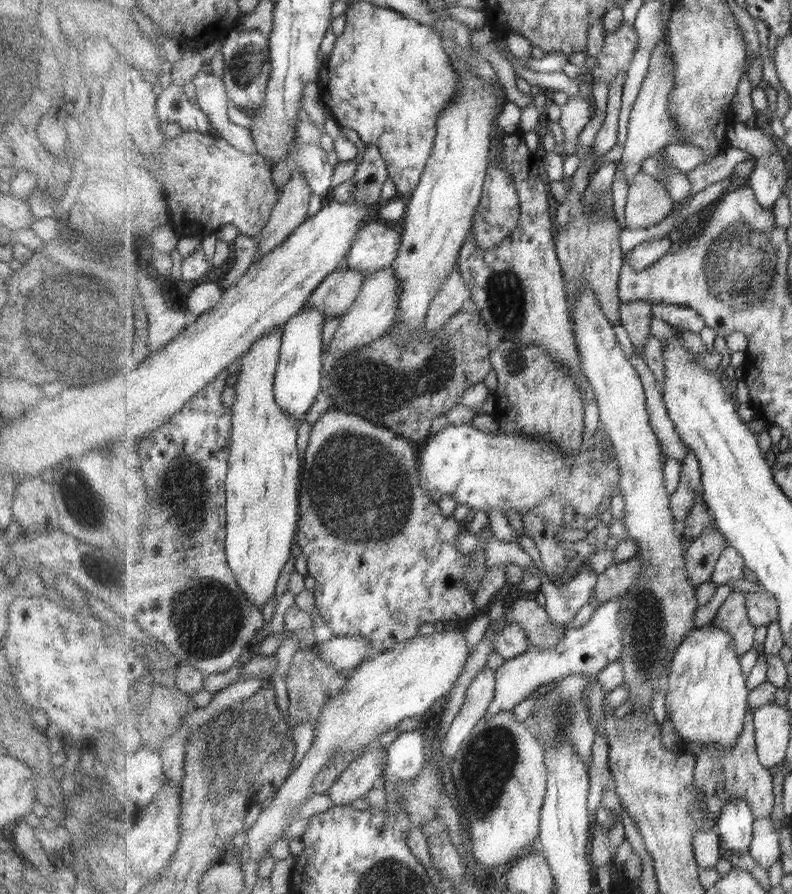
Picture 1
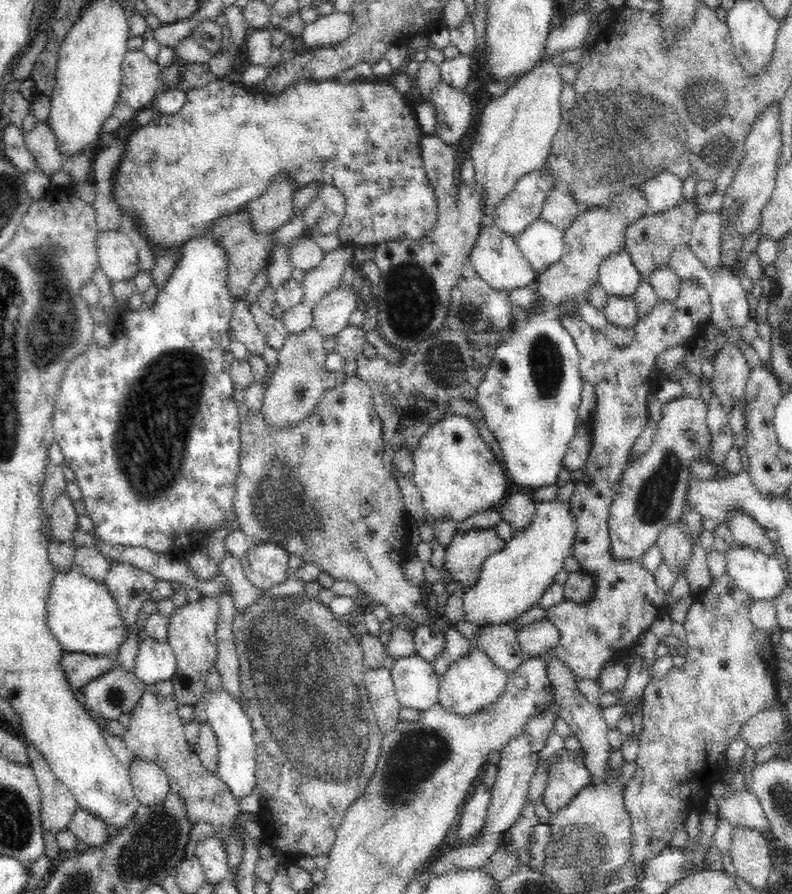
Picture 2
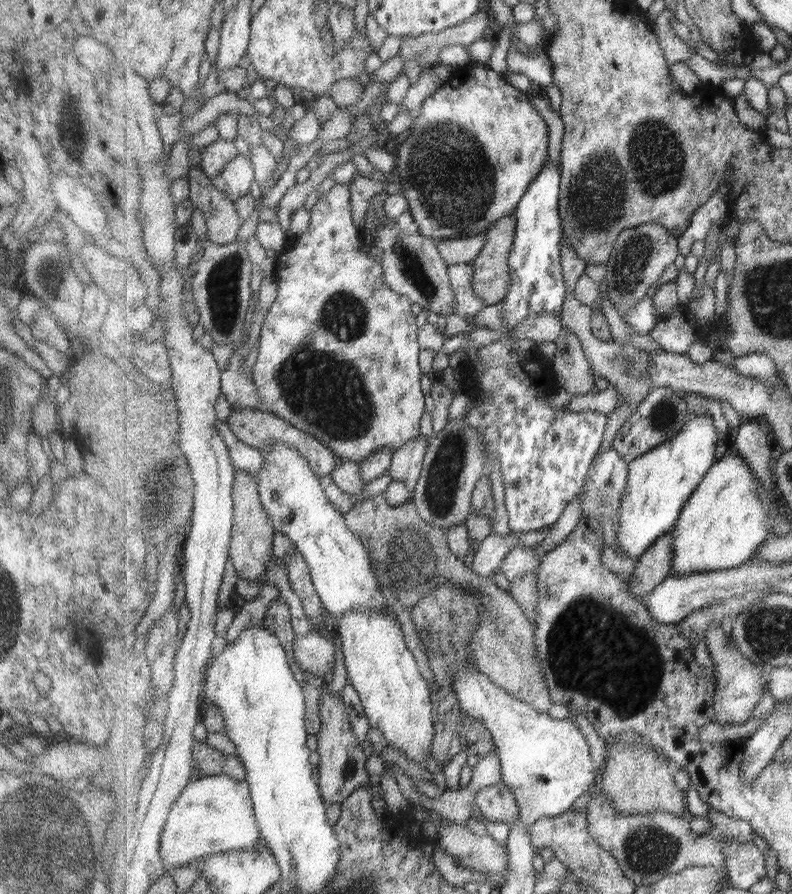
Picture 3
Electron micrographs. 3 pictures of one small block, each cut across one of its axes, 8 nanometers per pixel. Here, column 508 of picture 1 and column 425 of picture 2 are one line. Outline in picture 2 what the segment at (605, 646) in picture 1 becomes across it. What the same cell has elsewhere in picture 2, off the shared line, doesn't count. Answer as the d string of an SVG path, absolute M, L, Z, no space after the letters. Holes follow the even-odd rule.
M418 656L400 658L390 668L398 704L408 710L424 712L438 704L439 674L429 661Z

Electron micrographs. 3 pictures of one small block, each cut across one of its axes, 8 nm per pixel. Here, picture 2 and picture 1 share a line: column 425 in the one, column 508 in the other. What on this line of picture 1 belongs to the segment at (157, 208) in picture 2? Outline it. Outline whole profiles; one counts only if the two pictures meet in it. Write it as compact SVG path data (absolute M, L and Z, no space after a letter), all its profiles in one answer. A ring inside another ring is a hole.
M497 120L497 126L494 126L494 146L491 152L490 170L487 173L482 200L479 203L478 212L475 213L473 225L475 240L477 240L479 246L483 247L483 250L497 248L517 228L522 217L522 205L519 202L518 186L515 185L515 177L501 163L503 162L503 138L507 135L498 126Z

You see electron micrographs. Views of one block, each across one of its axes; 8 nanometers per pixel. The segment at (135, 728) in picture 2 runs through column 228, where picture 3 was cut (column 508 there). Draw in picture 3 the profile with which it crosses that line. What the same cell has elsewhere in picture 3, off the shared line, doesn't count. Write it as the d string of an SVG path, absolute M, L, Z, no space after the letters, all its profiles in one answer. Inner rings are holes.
M503 781L495 786L482 788L476 794L476 804L487 822L503 822L510 827L521 822L515 794Z

